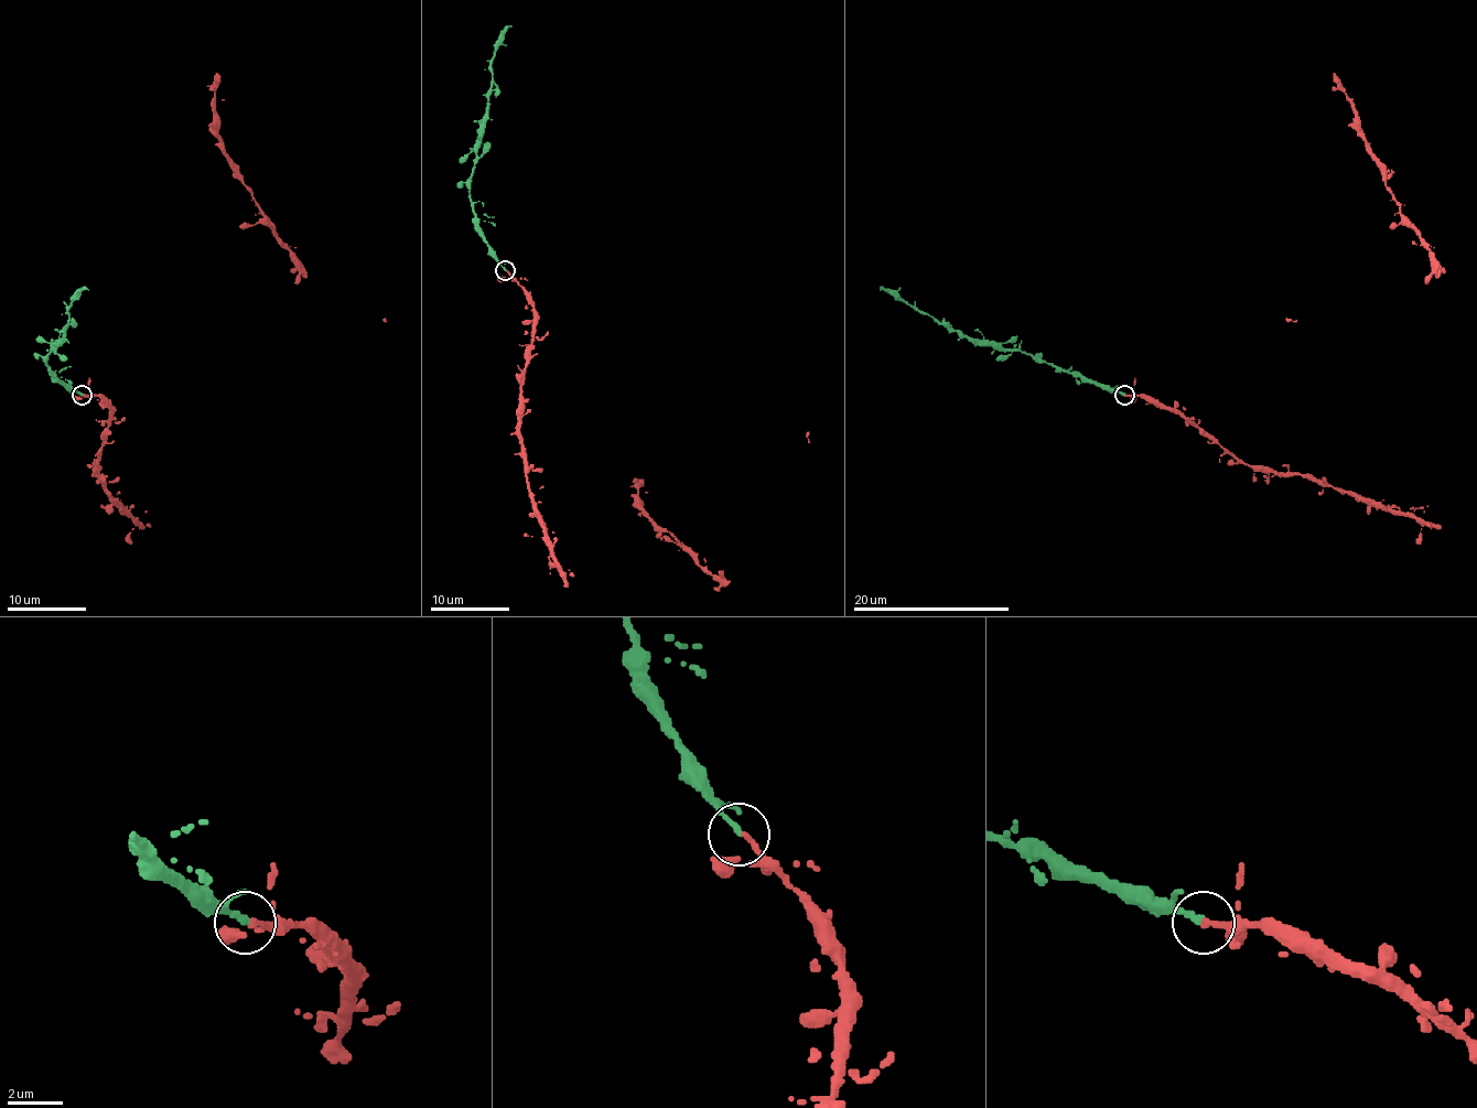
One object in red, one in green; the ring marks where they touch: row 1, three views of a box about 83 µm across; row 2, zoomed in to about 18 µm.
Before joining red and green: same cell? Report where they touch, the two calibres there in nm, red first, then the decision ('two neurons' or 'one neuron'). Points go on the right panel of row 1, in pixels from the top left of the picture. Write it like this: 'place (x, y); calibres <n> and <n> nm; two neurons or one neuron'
place (1124, 395); calibres 240 and 240 nm; one neuron

